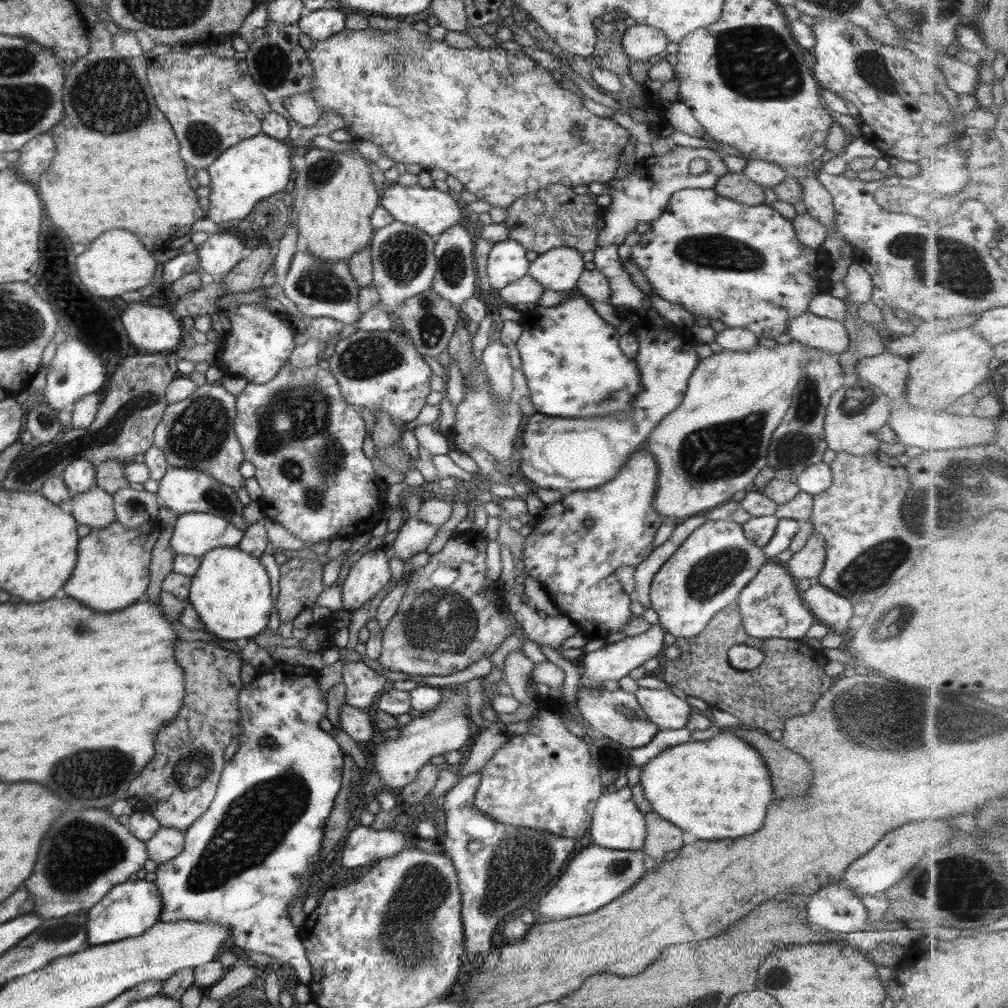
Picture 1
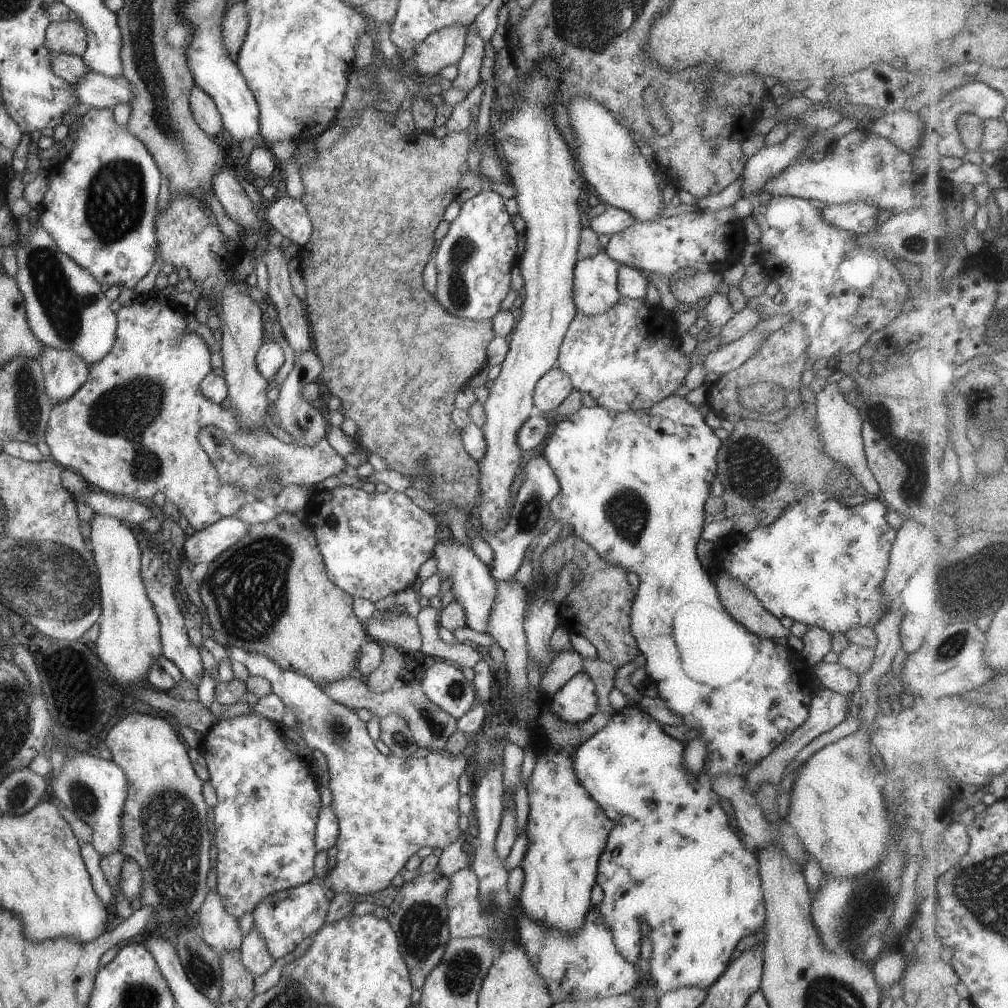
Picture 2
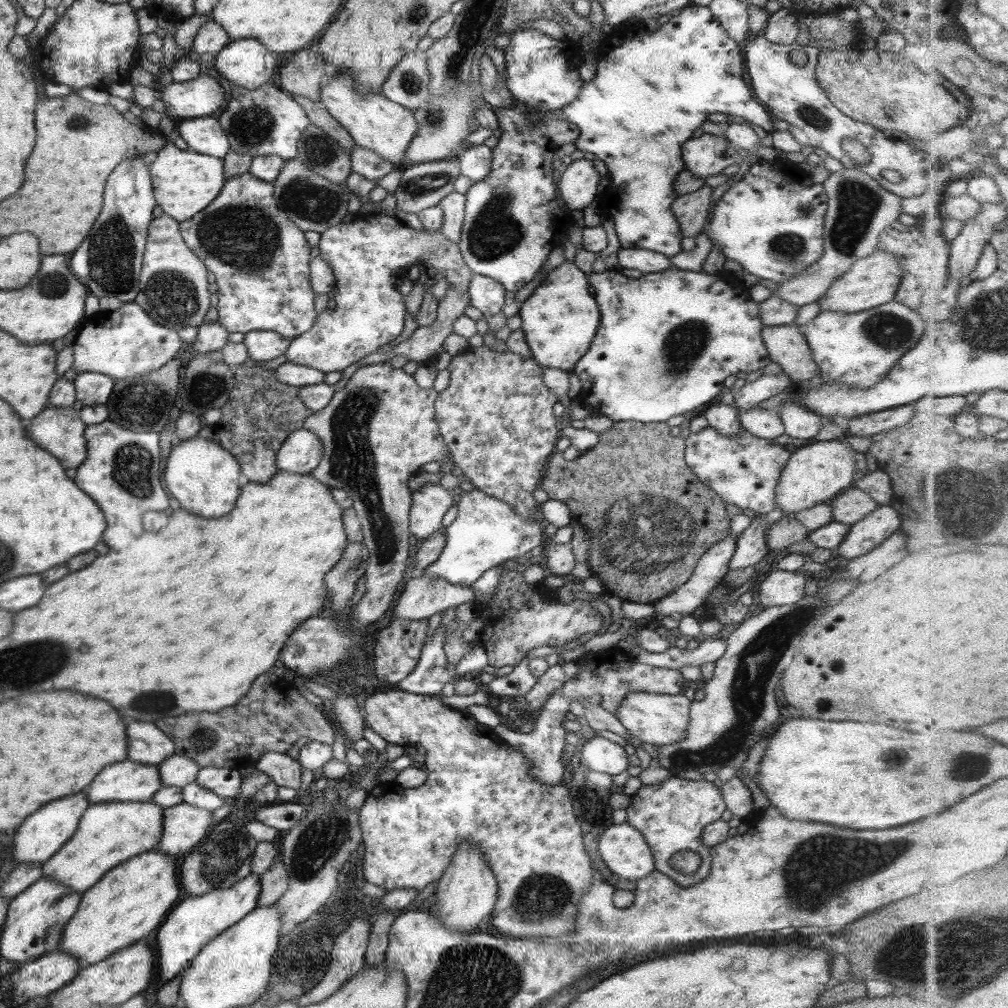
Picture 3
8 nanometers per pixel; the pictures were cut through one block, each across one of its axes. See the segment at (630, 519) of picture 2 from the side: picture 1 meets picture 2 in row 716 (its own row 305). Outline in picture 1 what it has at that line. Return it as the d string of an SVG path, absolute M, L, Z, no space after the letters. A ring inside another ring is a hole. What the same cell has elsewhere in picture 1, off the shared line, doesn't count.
M689 188L677 190L669 197L665 210L653 222L650 222L649 226L651 231L641 234L641 240L637 244L631 245L629 260L635 262L637 268L645 274L655 295L663 298L663 300L681 305L693 316L703 316L708 318L709 321L719 321L727 328L749 330L757 339L774 340L780 334L785 334L787 319L802 315L806 311L807 303L811 298L820 293L819 284L829 284L825 278L828 278L833 262L829 260L828 254L821 247L809 248L802 245L795 236L792 221L783 218L766 204L745 206L728 198L723 198L713 189Z

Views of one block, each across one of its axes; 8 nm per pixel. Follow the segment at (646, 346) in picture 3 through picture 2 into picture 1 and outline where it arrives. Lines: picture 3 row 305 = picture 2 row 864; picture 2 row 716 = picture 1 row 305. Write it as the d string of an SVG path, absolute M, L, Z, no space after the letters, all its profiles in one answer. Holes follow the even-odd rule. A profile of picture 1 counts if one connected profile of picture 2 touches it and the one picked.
M614 244L596 246L592 262L594 269L607 279L610 293L606 302L615 309L619 321L629 322L629 333L639 345L634 356L639 370L639 392L631 400L627 414L619 412L603 418L549 418L533 413L529 420L525 418L521 427L523 445L515 465L521 477L537 484L537 488L566 494L593 490L615 478L630 454L646 440L661 419L681 405L688 378L698 364L692 343L683 340L683 329L659 316L648 295L637 289L623 269L616 248Z

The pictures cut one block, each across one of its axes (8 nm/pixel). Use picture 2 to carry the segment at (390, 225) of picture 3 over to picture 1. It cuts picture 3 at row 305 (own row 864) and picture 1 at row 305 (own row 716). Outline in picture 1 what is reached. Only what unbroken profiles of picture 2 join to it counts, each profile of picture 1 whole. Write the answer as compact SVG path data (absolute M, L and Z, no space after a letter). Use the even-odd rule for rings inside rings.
M305 249L294 252L284 273L283 294L295 304L305 319L325 316L341 322L342 325L351 325L360 317L357 307L358 284L353 280L345 261L324 261Z

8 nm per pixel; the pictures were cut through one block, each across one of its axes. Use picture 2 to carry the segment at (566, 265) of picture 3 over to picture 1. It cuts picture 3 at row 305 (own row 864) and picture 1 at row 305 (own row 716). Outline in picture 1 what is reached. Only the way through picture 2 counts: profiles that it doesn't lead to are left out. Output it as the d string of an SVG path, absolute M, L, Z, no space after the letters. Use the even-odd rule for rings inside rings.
M576 290L569 291L570 296L557 306L543 308L536 305L520 314L522 328L514 346L521 359L521 371L529 388L529 399L534 410L545 416L561 418L585 418L613 414L619 410L629 410L629 398L637 396L637 368L635 362L627 360L617 348L620 336L615 328L605 323L586 302L585 296Z

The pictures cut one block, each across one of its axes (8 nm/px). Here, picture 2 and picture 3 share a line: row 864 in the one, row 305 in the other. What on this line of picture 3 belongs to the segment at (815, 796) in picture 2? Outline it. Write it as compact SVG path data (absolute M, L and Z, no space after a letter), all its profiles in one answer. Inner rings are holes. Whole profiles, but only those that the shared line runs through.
M875 250L865 258L858 258L831 286L818 298L821 311L856 313L869 307L893 301L901 282L900 260L890 252Z

